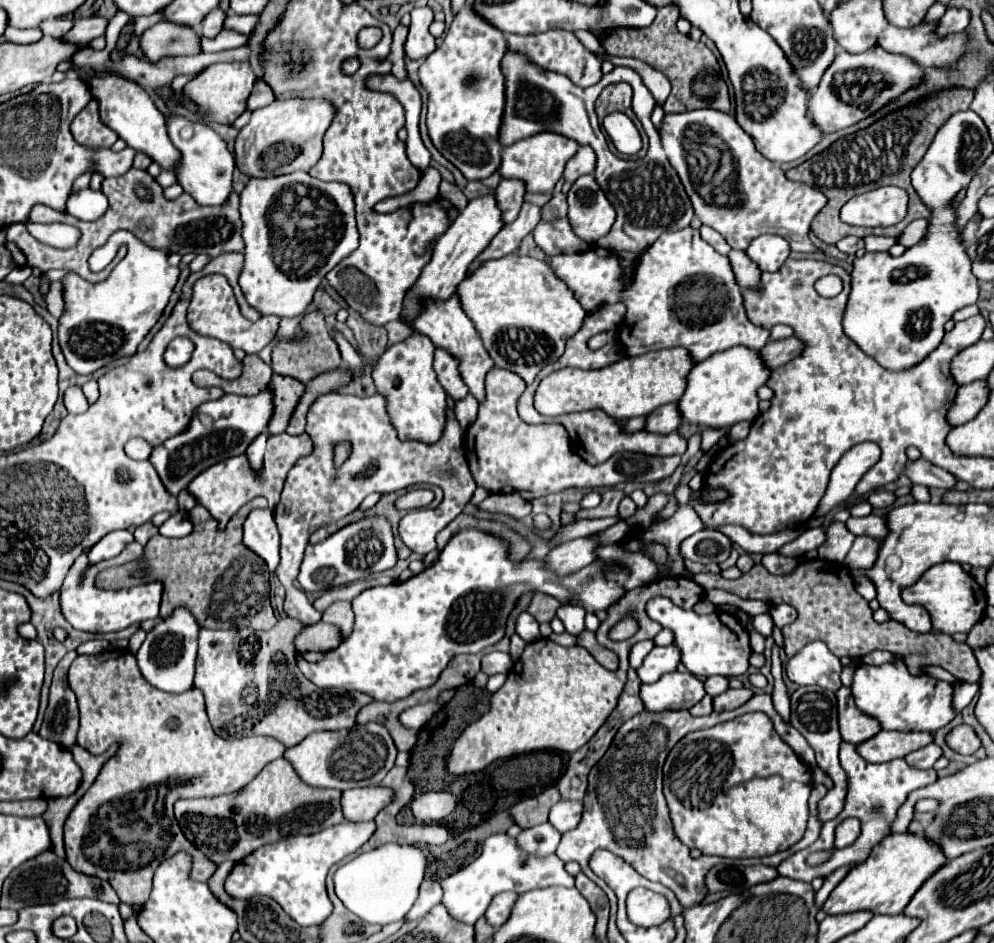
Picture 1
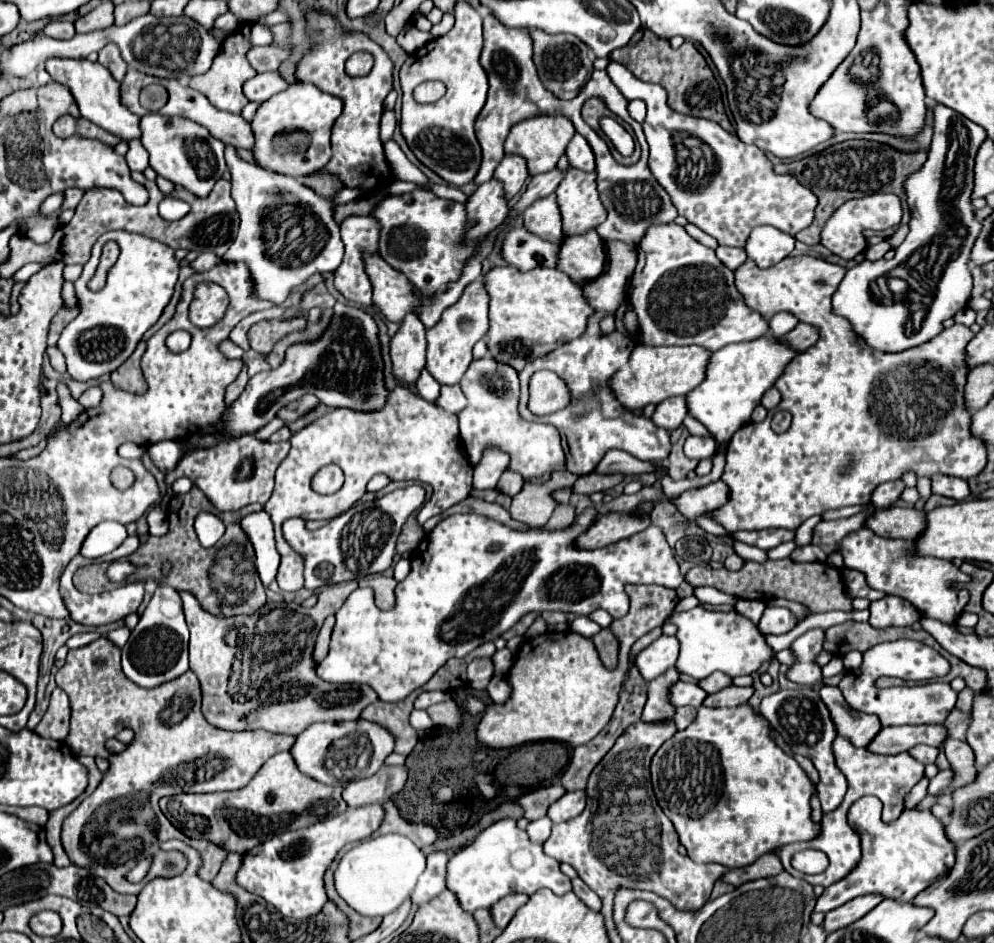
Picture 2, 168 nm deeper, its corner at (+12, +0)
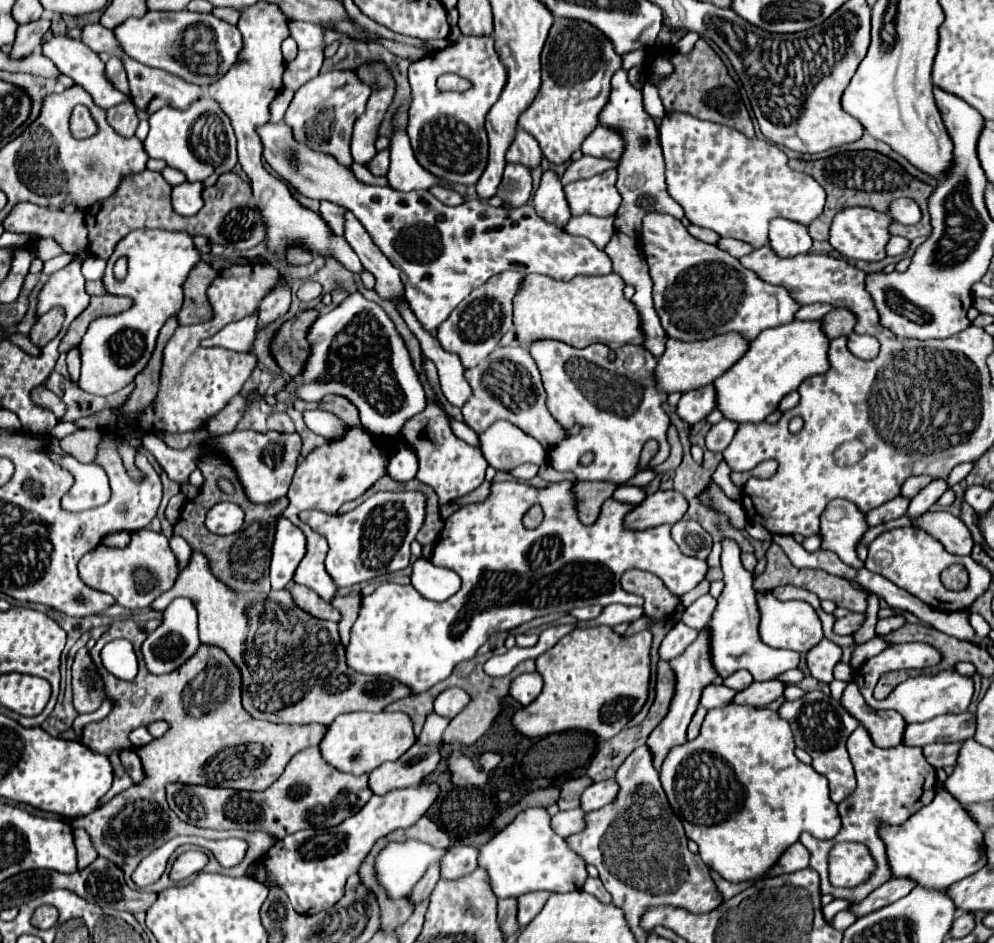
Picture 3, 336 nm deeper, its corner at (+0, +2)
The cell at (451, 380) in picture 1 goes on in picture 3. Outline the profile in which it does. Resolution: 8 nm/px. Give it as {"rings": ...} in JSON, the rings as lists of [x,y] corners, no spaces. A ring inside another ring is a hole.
{"rings":[[[503,271],[499,275],[493,275],[487,283],[477,287],[463,299],[453,313],[439,325],[437,339],[441,347],[449,353],[455,353],[465,369],[477,367],[499,343],[499,339],[513,327],[511,315],[511,299],[517,293],[517,287],[521,285],[523,275],[517,271]]]}

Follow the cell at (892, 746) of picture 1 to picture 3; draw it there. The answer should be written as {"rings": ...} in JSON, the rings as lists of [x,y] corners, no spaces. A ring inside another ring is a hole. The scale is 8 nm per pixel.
{"rings":[[[971,713],[941,715],[925,723],[907,725],[903,735],[903,745],[923,747],[936,741],[961,743],[973,737],[973,731],[975,731],[975,717]]]}

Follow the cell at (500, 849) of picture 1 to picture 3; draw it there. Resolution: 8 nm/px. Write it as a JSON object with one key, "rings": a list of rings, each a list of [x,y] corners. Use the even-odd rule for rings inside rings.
{"rings":[[[525,809],[489,843],[479,847],[477,863],[487,871],[497,899],[521,897],[529,891],[567,893],[583,887],[587,879],[585,861],[565,847],[565,839],[553,833],[549,821],[551,817],[545,809]]]}

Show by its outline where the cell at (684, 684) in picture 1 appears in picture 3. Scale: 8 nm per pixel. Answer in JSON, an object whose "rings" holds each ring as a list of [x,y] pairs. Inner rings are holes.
{"rings":[[[711,683],[711,685],[707,685],[707,687],[703,689],[701,705],[703,705],[705,709],[713,709],[713,707],[729,705],[735,693],[737,693],[737,691],[725,687],[725,685],[713,685],[713,683]]]}

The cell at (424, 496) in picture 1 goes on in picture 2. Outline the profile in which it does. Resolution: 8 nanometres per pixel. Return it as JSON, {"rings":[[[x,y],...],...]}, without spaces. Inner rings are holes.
{"rings":[[[411,485],[397,489],[381,499],[365,501],[353,505],[349,511],[331,519],[325,527],[309,531],[305,521],[291,517],[283,523],[285,539],[291,547],[305,557],[305,589],[315,591],[317,587],[359,579],[365,575],[381,573],[391,567],[397,537],[413,511],[417,511],[425,501],[425,489]]]}

